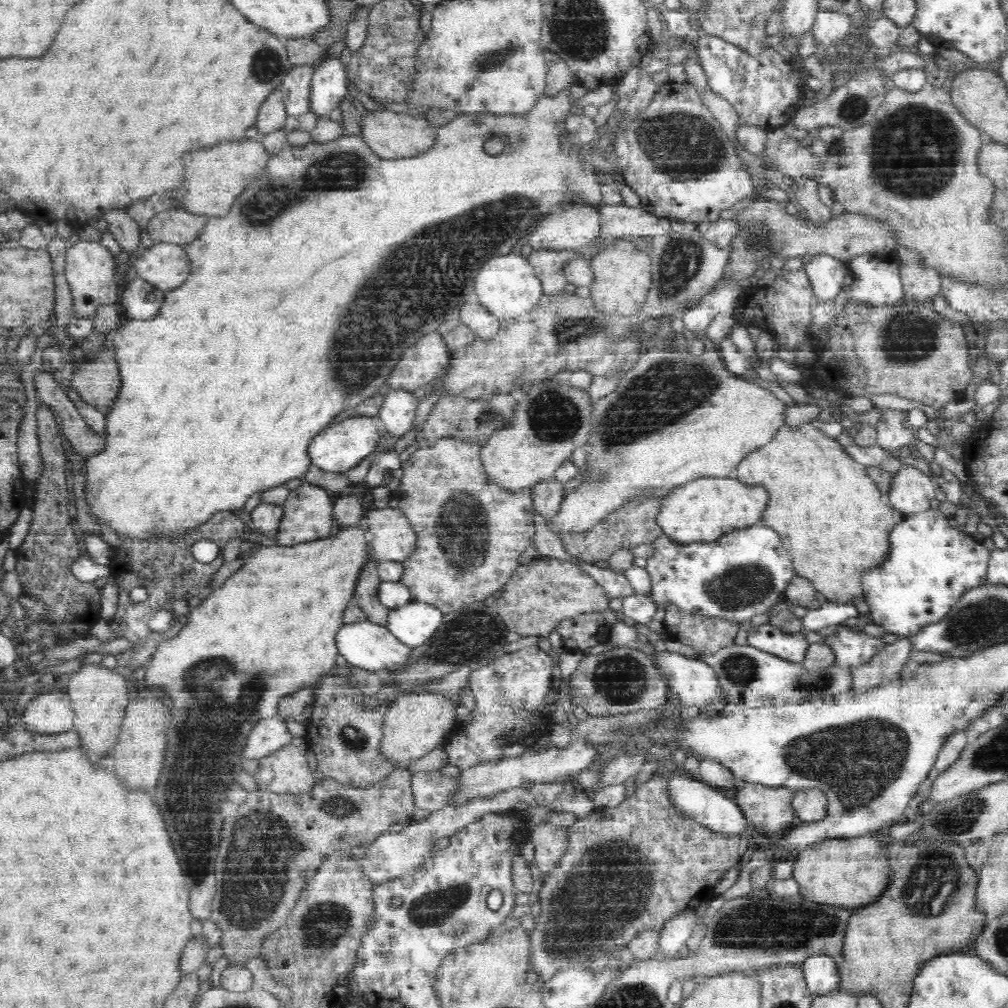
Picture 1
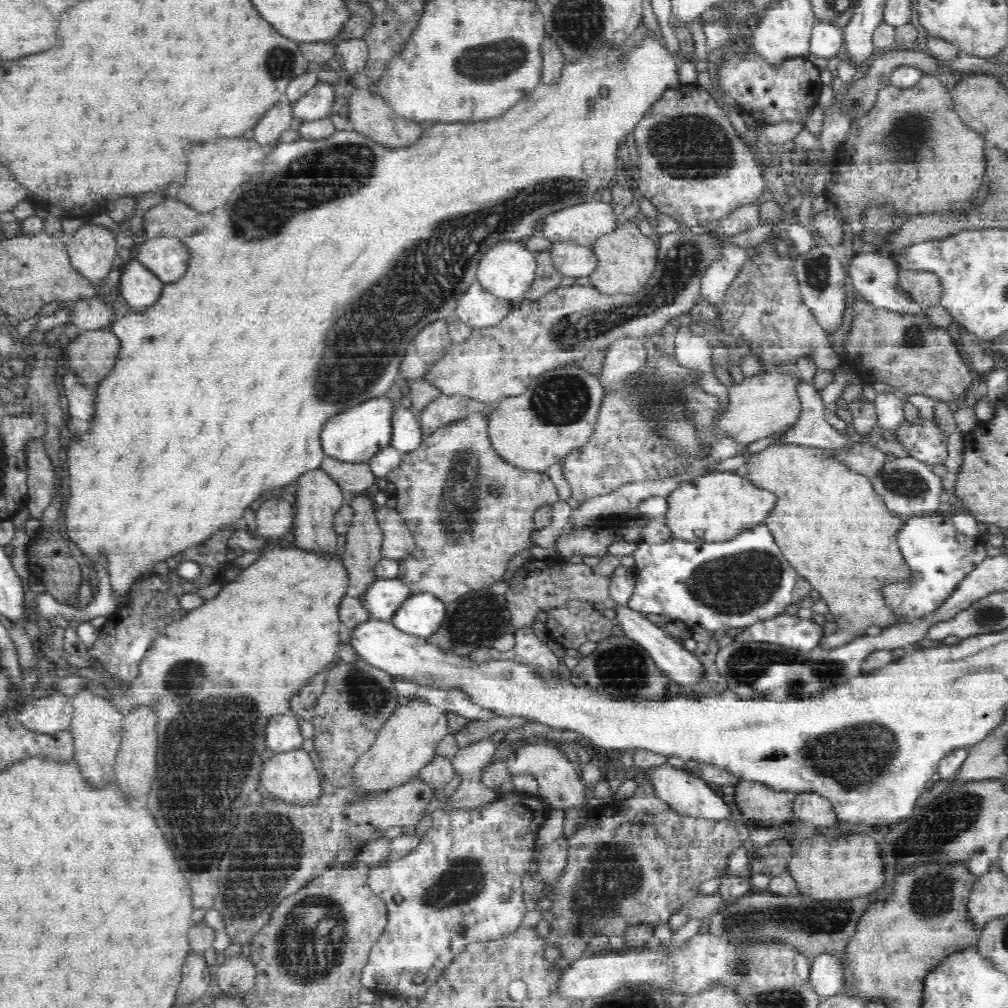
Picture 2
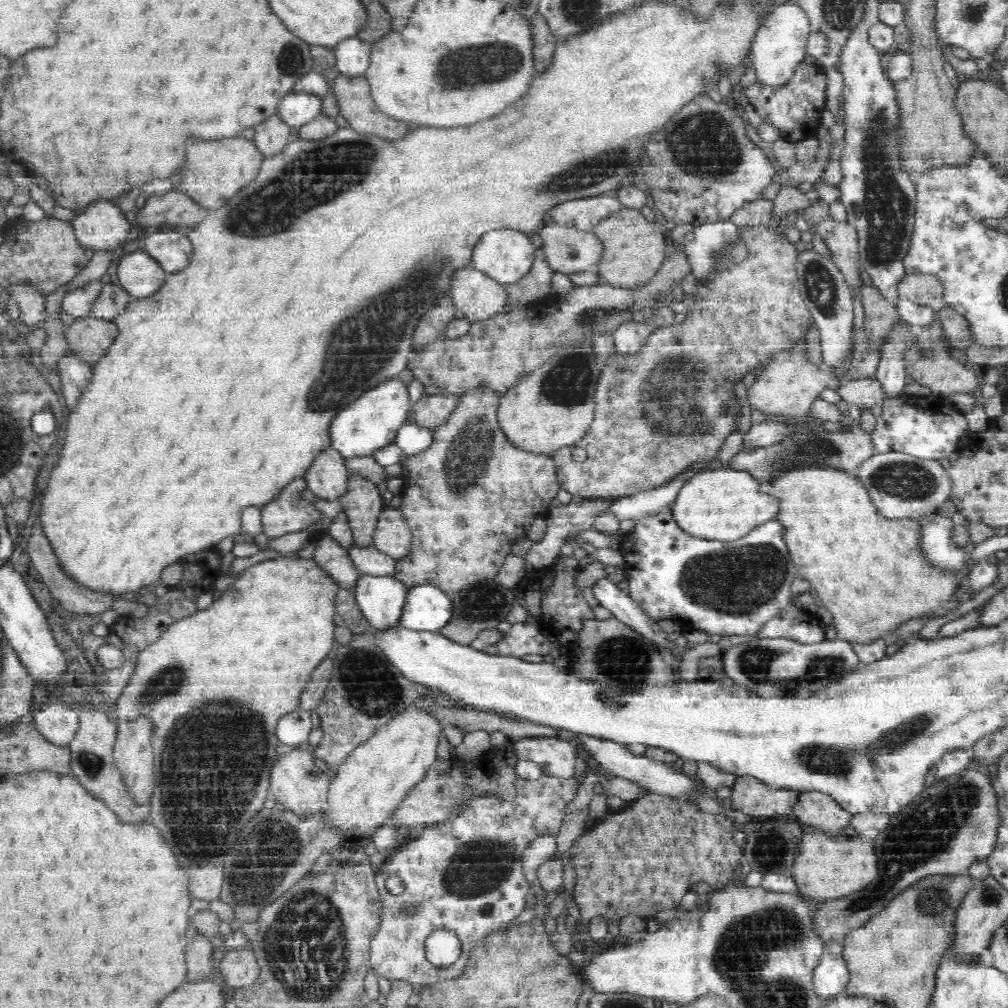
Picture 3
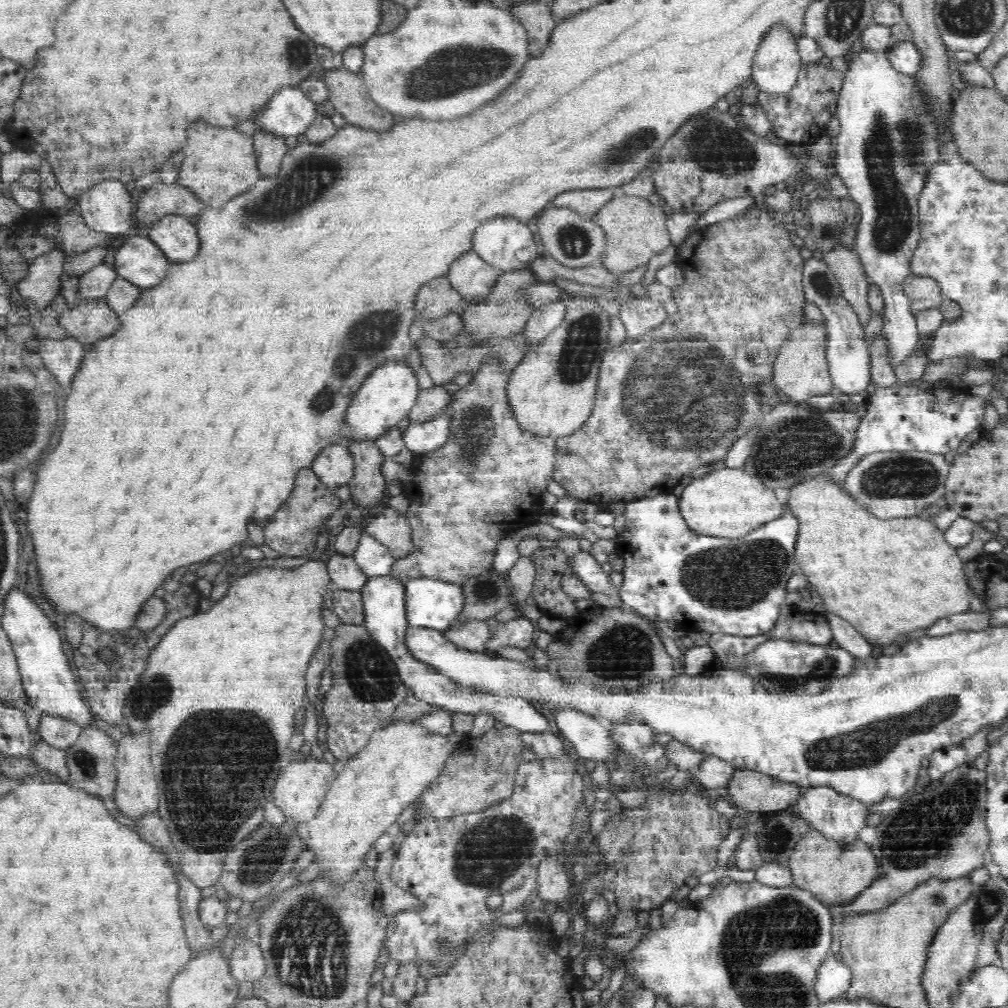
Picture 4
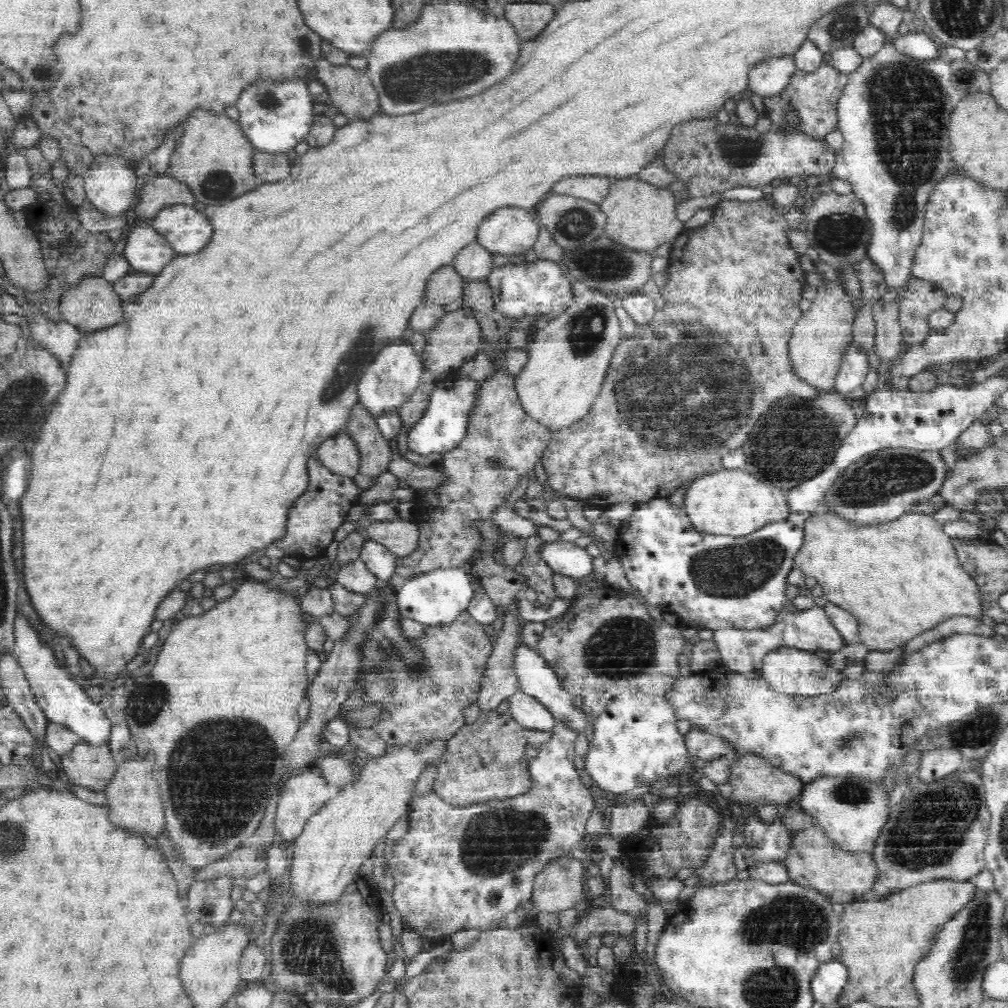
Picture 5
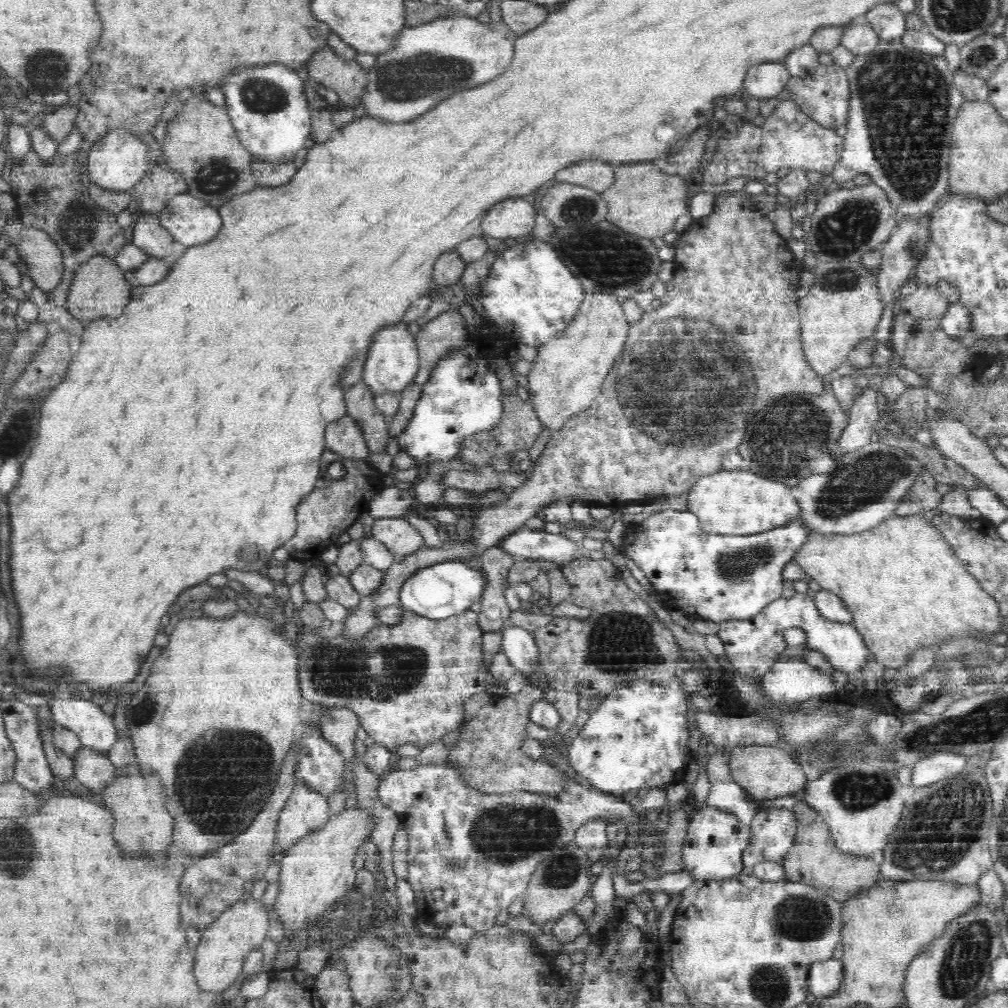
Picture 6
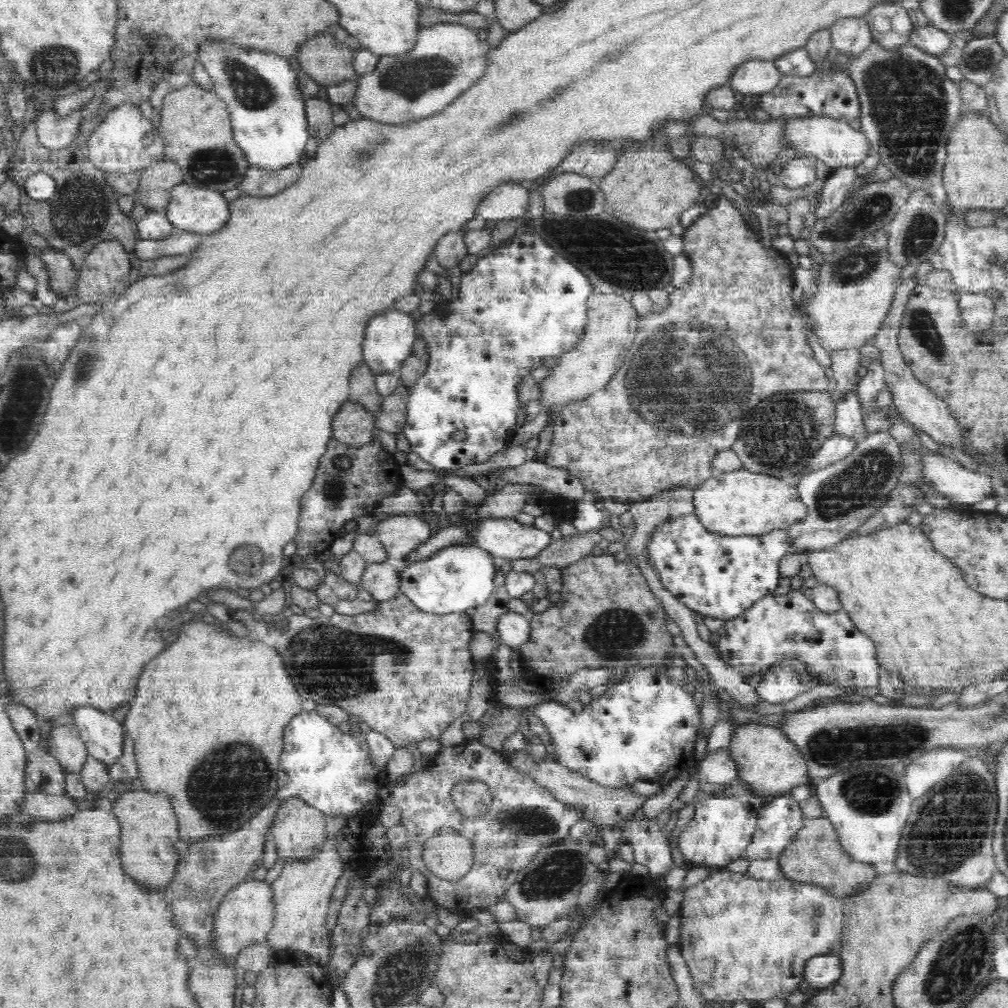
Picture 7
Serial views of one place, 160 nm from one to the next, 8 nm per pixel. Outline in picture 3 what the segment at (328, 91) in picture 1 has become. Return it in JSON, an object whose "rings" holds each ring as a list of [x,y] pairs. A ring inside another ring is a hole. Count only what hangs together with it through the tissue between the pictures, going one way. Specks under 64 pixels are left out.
{"rings":[[[305,92],[286,94],[277,105],[277,115],[290,127],[304,127],[304,124],[322,115],[323,97]]]}

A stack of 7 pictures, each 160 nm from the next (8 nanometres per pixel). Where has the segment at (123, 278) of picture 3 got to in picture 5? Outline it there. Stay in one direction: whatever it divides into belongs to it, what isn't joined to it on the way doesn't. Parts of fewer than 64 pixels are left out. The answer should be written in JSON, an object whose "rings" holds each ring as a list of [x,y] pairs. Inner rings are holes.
{"rings":[[[149,223],[131,229],[123,254],[132,272],[156,275],[177,256],[164,235],[156,232]]]}

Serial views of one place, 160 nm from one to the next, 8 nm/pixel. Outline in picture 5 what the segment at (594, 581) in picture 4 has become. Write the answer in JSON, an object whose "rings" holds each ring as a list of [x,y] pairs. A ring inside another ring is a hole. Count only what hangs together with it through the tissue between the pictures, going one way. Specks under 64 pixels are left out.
{"rings":[[[545,542],[542,545],[542,559],[555,573],[575,579],[588,576],[594,568],[593,558],[586,553],[586,549],[573,542]]]}

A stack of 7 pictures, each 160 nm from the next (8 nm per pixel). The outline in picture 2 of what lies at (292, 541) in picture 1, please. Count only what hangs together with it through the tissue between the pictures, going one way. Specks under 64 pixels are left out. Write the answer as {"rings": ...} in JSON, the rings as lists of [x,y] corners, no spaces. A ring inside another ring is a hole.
{"rings":[[[313,469],[300,476],[296,481],[296,510],[294,524],[294,544],[302,550],[316,552],[318,555],[338,555],[341,547],[338,546],[339,535],[334,531],[334,515],[347,501],[347,496],[336,485],[336,480],[328,477],[324,469]]]}

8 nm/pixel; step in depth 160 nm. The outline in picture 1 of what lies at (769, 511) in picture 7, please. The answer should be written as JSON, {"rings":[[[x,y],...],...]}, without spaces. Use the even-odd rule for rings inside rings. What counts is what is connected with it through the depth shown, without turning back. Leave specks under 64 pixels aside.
{"rings":[[[703,477],[676,487],[661,502],[656,516],[657,526],[672,541],[679,543],[703,543],[720,536],[753,526],[762,520],[769,500],[766,488],[746,485],[729,477]]]}

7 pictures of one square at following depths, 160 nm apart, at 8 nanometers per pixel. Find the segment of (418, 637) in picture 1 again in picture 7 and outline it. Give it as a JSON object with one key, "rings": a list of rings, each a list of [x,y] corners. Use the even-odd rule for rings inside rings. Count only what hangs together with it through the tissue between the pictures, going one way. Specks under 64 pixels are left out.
{"rings":[[[454,545],[440,548],[426,560],[408,561],[408,564],[404,564],[400,573],[400,593],[426,613],[437,615],[465,613],[470,608],[484,605],[494,593],[498,561],[490,552],[476,545]]]}

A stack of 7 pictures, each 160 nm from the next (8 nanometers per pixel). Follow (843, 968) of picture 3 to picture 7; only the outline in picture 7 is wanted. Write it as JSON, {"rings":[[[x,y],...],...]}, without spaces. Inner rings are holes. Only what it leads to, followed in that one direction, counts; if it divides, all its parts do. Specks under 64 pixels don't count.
{"rings":[[[832,954],[819,955],[808,960],[805,965],[803,979],[810,986],[822,990],[838,981],[840,972],[842,972],[842,964],[840,964],[838,956],[832,956]]]}

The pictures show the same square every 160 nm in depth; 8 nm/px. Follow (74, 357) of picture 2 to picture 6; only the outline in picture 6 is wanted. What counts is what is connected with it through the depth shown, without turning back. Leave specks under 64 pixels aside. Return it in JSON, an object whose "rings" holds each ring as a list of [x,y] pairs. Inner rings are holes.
{"rings":[[[99,255],[77,268],[64,307],[77,319],[92,321],[104,316],[118,317],[128,304],[131,292],[132,286],[115,259]]]}

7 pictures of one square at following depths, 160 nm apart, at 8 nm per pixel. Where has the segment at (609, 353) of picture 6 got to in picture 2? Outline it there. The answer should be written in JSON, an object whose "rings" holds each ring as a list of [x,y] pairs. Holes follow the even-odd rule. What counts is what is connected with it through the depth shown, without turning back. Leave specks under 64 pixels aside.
{"rings":[[[579,362],[540,374],[524,392],[494,405],[495,410],[488,417],[488,436],[492,448],[508,464],[528,472],[544,473],[592,438],[605,390],[597,375],[579,368]]]}

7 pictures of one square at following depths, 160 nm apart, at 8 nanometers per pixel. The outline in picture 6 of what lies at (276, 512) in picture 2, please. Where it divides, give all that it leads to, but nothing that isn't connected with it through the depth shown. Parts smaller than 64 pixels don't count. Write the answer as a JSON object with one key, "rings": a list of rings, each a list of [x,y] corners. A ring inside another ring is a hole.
{"rings":[[[327,448],[320,460],[320,467],[320,476],[315,490],[312,490],[312,493],[308,494],[296,508],[298,530],[296,530],[295,536],[282,546],[289,552],[290,557],[300,562],[319,558],[324,550],[335,546],[338,537],[346,532],[354,522],[357,522],[362,513],[367,512],[372,498],[378,493],[378,490],[381,490],[380,482],[376,480],[378,474],[374,474],[370,470],[370,466],[366,466],[364,462],[358,462],[358,460],[343,460]],[[341,461],[342,465],[346,467],[346,474],[339,480],[331,478],[328,474],[328,466]]]}

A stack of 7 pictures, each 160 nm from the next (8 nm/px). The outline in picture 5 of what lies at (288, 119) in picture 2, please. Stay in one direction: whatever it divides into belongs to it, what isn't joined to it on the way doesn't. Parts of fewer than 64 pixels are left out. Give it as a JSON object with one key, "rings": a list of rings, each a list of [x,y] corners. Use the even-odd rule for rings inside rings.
{"rings":[[[255,150],[253,171],[258,182],[273,183],[290,174],[290,160],[287,153],[273,153]]]}

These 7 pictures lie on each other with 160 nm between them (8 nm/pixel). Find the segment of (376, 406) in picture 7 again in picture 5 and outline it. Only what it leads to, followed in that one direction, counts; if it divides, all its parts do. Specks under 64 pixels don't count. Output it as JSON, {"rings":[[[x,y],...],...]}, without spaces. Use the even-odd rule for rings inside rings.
{"rings":[[[359,402],[352,403],[346,433],[359,448],[359,474],[371,479],[385,474],[394,459],[392,448],[379,431],[377,419]]]}

